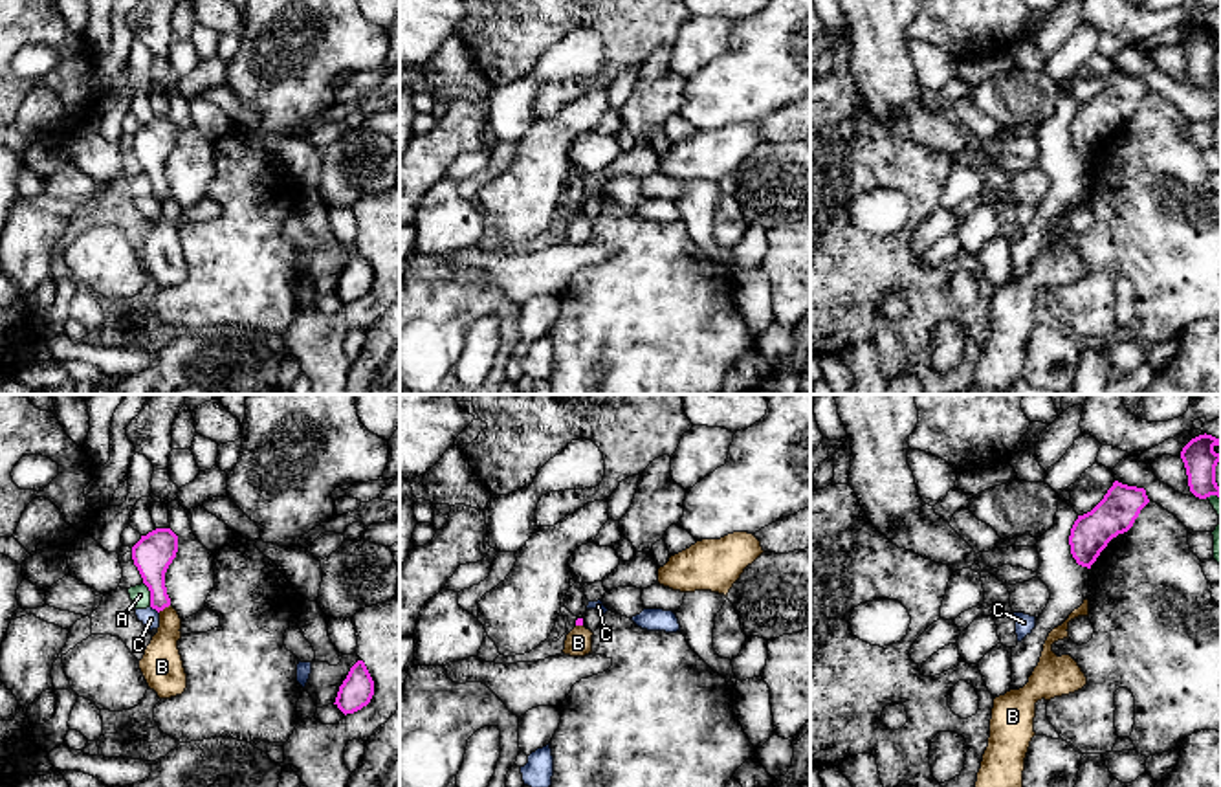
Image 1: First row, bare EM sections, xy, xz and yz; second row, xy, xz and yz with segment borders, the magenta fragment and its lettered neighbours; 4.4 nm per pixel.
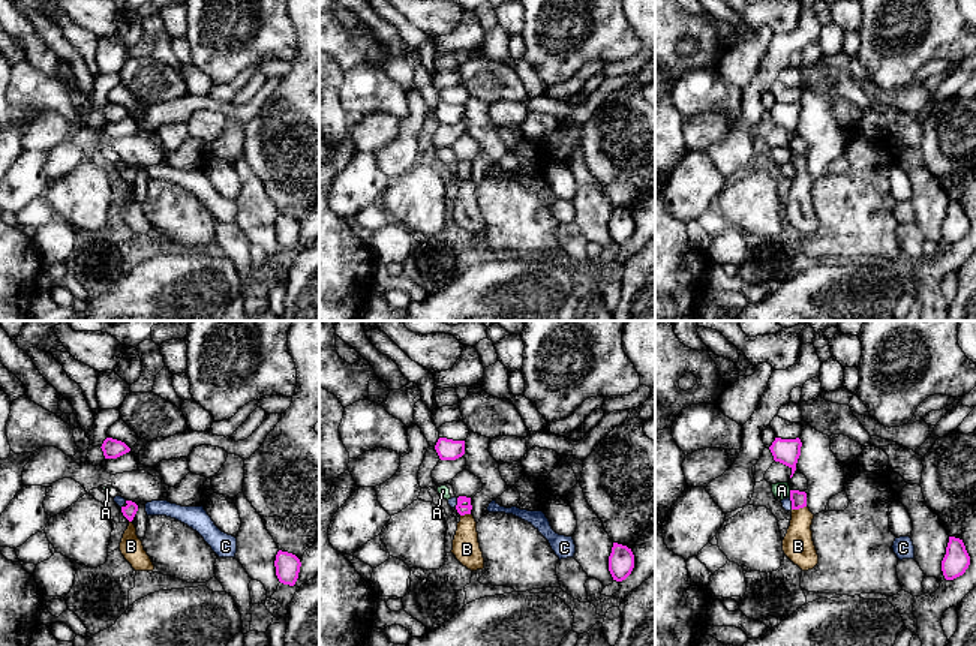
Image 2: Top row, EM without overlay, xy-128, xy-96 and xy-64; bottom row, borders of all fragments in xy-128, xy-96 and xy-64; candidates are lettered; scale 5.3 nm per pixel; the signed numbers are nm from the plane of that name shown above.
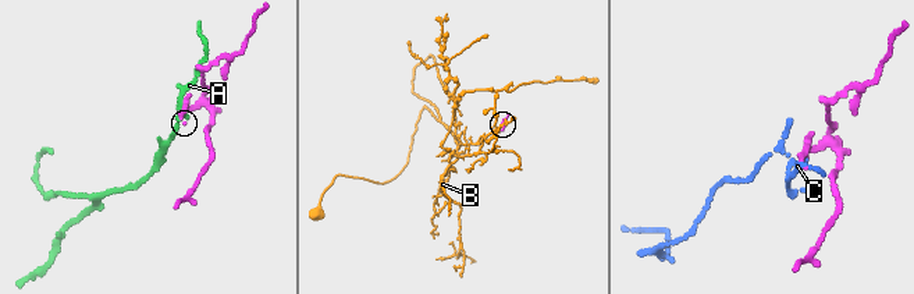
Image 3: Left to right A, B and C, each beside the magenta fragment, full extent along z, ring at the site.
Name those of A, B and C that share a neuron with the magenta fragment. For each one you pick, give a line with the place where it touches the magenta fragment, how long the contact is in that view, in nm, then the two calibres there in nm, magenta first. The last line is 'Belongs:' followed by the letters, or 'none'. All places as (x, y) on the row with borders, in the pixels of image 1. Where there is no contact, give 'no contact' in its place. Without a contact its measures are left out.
Belongs: none

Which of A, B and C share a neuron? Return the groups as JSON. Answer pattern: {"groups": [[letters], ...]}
{"groups": [["A"], ["B"], ["C"]]}

